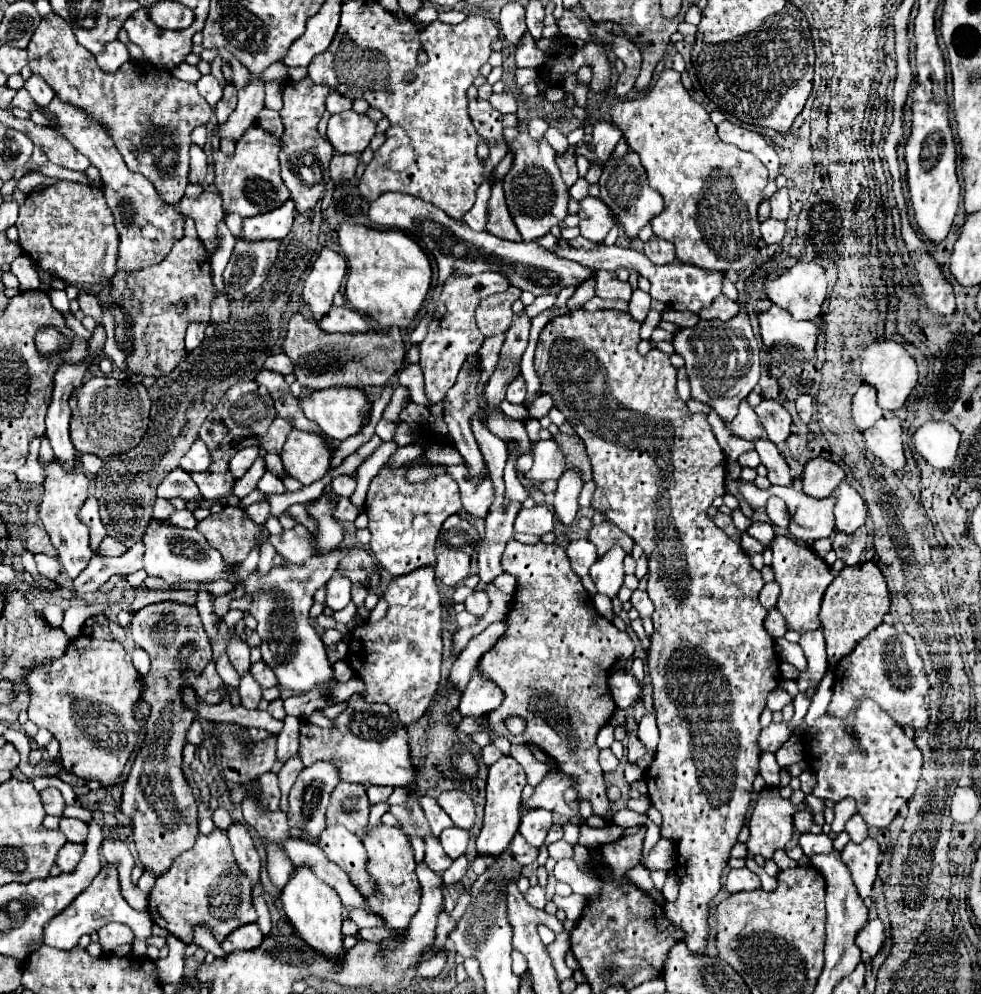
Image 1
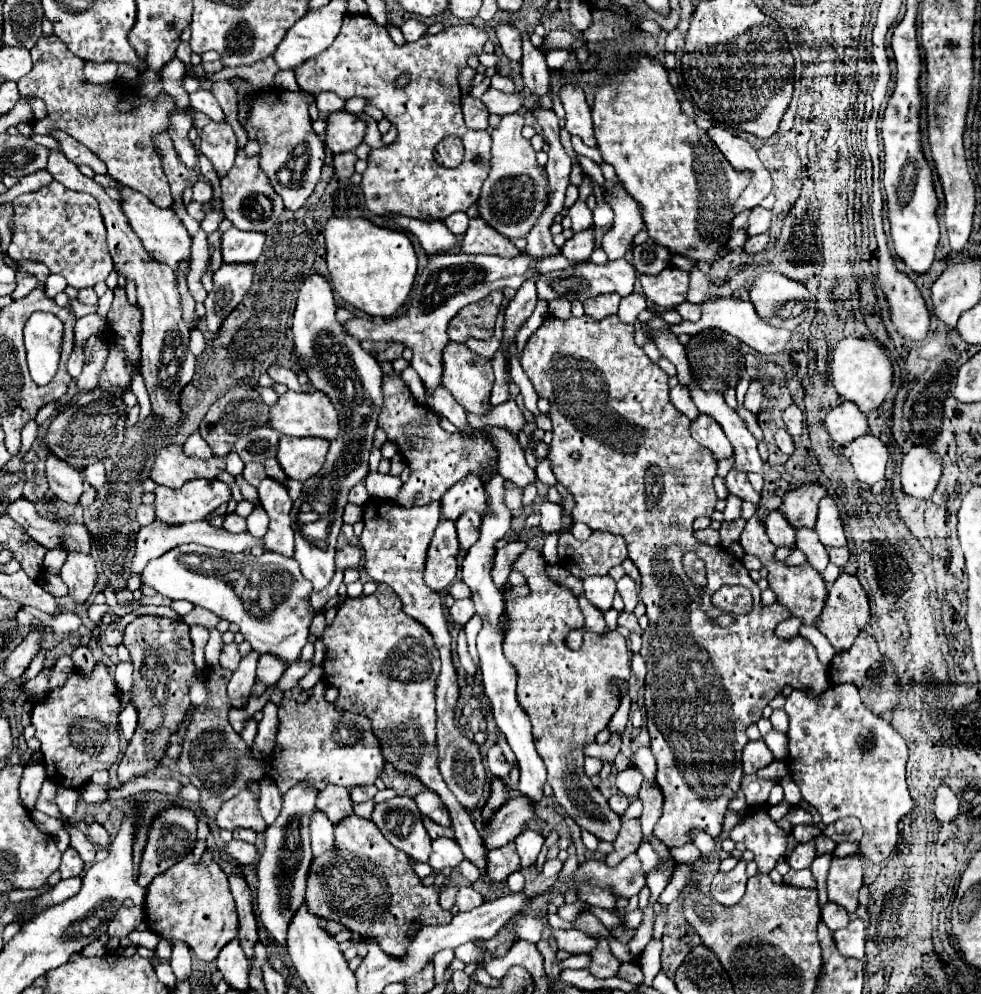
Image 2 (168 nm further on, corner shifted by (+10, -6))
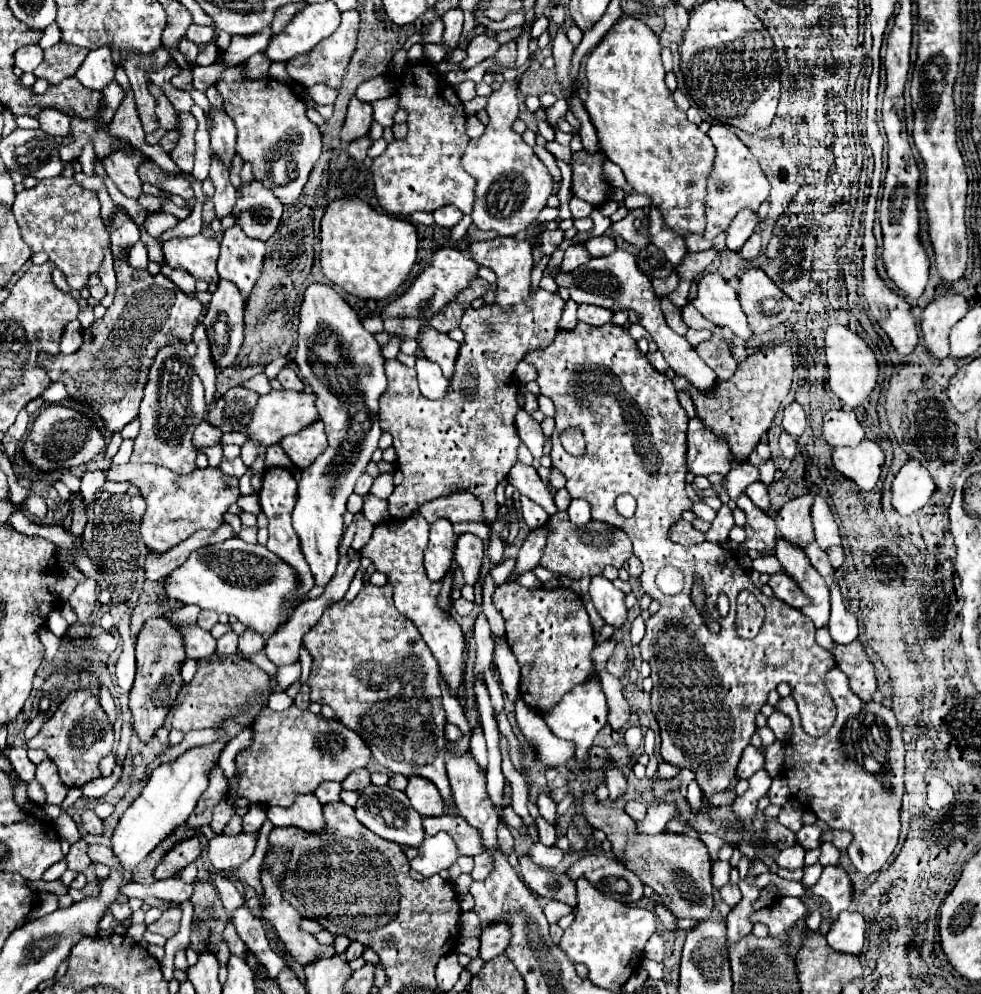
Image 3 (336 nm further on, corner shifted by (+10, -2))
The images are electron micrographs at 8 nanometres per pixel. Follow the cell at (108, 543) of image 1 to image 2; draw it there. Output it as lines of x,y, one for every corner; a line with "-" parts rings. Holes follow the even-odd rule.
20,498
8,506
8,514
20,522
20,526
36,538
40,544
48,548
60,548
64,546
66,550
76,550
76,552
90,552
90,536
88,530
82,524
68,524
68,526
58,526
50,518
44,518
34,510
34,504
26,498

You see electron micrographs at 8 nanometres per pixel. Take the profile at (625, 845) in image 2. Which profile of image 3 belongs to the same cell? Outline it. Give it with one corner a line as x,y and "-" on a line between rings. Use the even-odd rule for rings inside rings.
666,802
652,804
648,808
648,812
646,812
646,818
636,822
636,832
638,834
646,834
646,836
654,836
654,834
658,834
658,832
664,830
666,822
674,814
678,814
678,808
674,804
666,804

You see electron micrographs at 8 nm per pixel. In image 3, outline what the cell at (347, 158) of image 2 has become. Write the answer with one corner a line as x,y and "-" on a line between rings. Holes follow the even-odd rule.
364,136
364,138
358,138
358,140
350,142
350,144
346,144
346,152
348,152
350,158
362,162
366,158
366,150
368,150
370,144
372,144
372,140
368,140
368,136

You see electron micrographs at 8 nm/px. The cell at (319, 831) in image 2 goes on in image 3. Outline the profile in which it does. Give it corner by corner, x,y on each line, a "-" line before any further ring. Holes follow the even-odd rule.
302,794
296,798
296,804
290,808
278,808
270,806
266,810
268,820
274,826
286,826
294,824
296,828
302,828
312,834
320,834
324,830
324,812
322,804
316,800
314,794

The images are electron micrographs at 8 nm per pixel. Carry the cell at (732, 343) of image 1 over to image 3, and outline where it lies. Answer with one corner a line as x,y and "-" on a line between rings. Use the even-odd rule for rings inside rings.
698,416
688,424
688,470
696,476
710,476
714,472
728,474
732,464
728,464
728,444
716,440
716,432
704,428
704,420

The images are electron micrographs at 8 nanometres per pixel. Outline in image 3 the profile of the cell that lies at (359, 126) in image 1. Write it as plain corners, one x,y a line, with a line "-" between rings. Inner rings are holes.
352,98
342,132
340,132
342,142
352,142
366,136
370,130
370,124
372,124
372,106

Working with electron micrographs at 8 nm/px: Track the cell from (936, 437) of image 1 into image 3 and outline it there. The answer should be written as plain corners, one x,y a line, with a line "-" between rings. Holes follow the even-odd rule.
910,458
894,478
892,484
892,506
908,516
914,510
920,510
934,492
934,480
930,472
916,460

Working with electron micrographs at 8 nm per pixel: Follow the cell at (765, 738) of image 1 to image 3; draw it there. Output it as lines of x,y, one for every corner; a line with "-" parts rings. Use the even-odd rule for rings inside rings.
748,744
748,748
744,748
744,752
742,752
742,760
736,770
738,778
750,778
754,772
758,772
764,766
764,760
766,760
766,756
764,756
762,748
754,748
752,744

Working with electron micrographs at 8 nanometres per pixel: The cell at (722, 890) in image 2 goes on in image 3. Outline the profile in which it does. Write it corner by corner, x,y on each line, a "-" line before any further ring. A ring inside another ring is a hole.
728,882
726,886
722,886
722,888
720,888
720,898
722,898
728,906
738,904
738,900
742,898
742,896
740,896
740,890
738,890
738,884

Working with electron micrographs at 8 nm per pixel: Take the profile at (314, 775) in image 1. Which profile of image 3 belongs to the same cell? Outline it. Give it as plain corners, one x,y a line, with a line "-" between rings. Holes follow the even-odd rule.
272,848
272,852
266,852
264,856
264,862
272,860
272,868
264,868
260,870
260,884
262,884
262,906
260,906
260,912
262,912
262,918
266,922
270,922
278,936
280,936
280,942
284,944
286,952
296,960
300,962
302,966
320,958
320,956
334,956
334,948
332,946
322,946
316,942
316,938
308,932
304,932
300,928
300,922
304,918
300,918
300,914
296,912
296,908
292,908
292,904
288,904
288,900
284,898
284,894
280,892
280,876
284,876
284,860
288,860
288,852
284,852
284,848

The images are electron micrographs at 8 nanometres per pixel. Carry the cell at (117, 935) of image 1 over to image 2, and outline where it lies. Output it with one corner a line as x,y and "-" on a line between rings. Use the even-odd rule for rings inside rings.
122,906
116,916
112,918
110,926
108,926
108,934
110,938
124,938
128,936
140,922
144,920
144,908
142,906
132,906
126,908

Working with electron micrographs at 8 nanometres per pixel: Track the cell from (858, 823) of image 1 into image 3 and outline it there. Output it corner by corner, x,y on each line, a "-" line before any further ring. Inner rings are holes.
824,842
822,846
822,854
820,854
820,864
822,866
826,866
826,864
836,864
838,860
840,860
840,850
834,846
834,844
830,844
830,842

